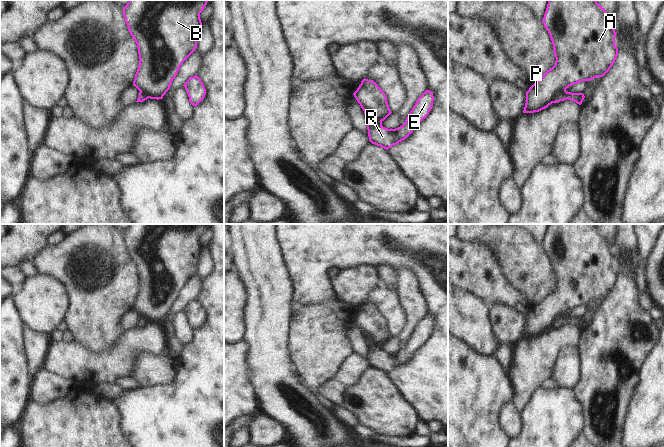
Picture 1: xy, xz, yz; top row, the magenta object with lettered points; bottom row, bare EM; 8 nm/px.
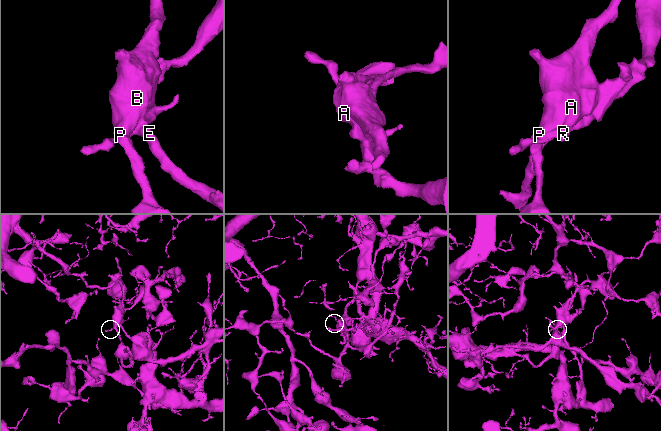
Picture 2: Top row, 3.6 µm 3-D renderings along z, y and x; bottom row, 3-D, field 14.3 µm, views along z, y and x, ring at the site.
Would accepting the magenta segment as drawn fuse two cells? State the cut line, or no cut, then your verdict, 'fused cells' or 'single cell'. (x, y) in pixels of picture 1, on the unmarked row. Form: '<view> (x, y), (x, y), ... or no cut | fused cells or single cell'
xz (364, 334), (374, 345), (381, 349) | fused cells

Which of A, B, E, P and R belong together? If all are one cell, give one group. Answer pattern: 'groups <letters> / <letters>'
groups A B P / E R

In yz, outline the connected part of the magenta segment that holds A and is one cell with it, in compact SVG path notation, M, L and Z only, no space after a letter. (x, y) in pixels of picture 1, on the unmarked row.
M548 224L542 245L550 259L556 285L526 316L523 337L539 336L547 332L555 319L569 310L603 301L618 280L613 245L596 224Z

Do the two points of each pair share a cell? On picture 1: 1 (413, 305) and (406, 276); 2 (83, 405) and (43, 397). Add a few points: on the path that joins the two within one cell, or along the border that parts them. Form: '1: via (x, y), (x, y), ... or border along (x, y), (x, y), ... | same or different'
1: via (411, 298), (407, 283) | same
2: border along (75, 386), (46, 404), (32, 401) | different

